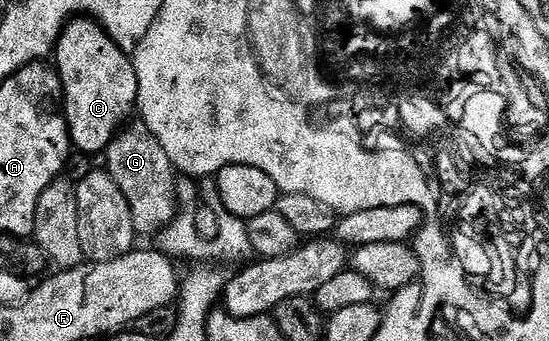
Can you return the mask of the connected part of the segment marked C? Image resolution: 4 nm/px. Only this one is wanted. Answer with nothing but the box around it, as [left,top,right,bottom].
[53,16,139,155]

